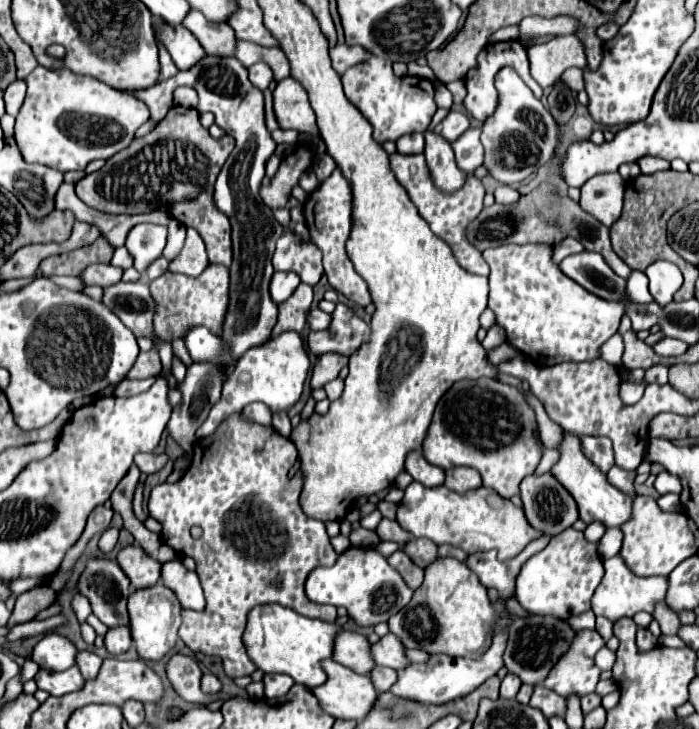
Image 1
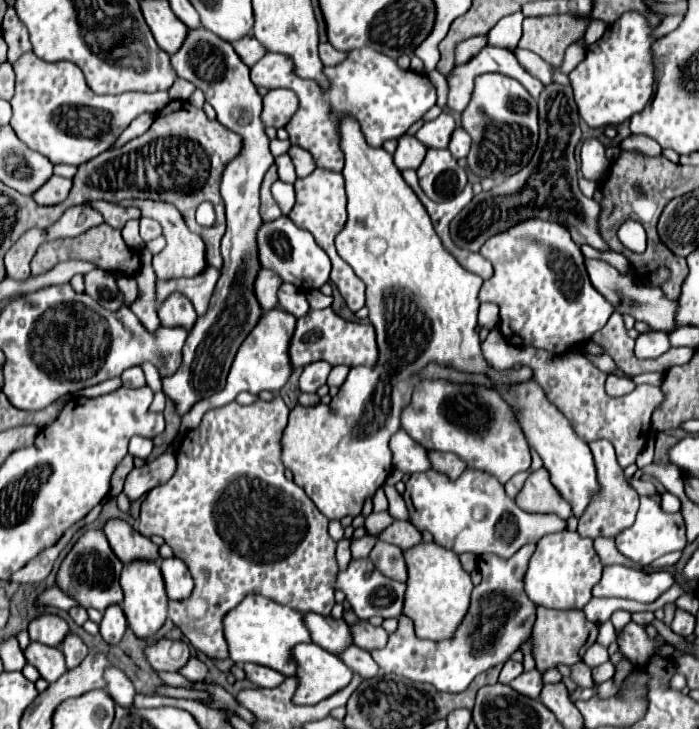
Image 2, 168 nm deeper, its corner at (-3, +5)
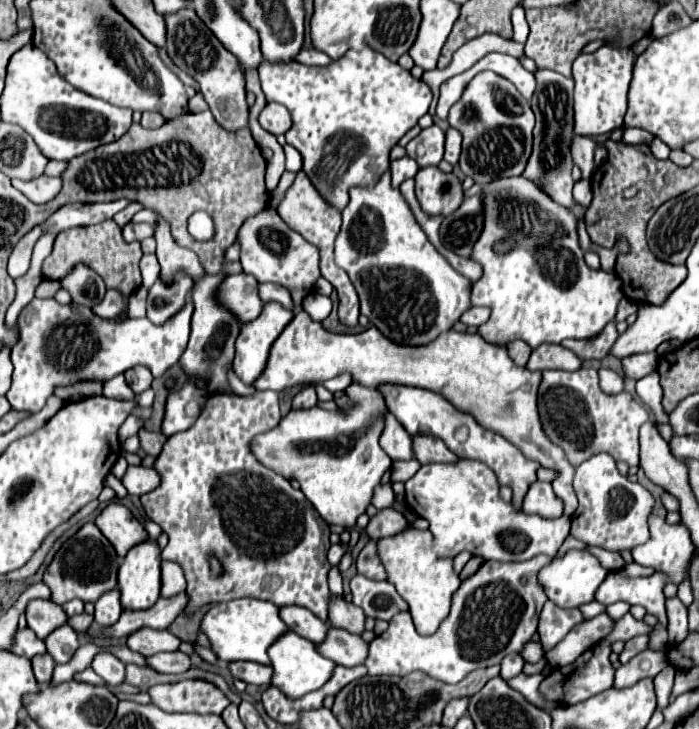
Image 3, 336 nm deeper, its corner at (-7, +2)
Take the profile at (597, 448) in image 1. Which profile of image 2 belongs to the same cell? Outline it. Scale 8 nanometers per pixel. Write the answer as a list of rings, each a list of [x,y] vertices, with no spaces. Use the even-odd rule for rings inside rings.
[[[605,438],[593,440],[593,442],[589,442],[589,448],[595,458],[597,480],[601,482],[601,494],[597,498],[593,498],[593,506],[589,506],[589,510],[585,510],[585,514],[579,518],[577,532],[581,536],[589,536],[593,540],[599,536],[617,536],[621,530],[629,528],[635,522],[635,514],[639,508],[639,496],[625,480],[623,468],[617,464],[615,448],[609,440],[605,440]]]

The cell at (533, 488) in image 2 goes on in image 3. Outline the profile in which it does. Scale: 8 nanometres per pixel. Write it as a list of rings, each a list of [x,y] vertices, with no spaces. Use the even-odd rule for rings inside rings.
[[[535,481],[529,493],[525,495],[521,511],[529,515],[539,515],[545,519],[555,519],[563,515],[563,501],[553,493],[551,483]]]

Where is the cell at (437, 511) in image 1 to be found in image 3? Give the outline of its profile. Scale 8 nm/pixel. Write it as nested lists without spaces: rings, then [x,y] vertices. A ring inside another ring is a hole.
[[[459,459],[455,463],[429,463],[405,483],[407,505],[429,521],[433,549],[439,557],[455,557],[461,551],[495,561],[525,561],[539,553],[555,557],[569,535],[569,517],[543,519],[525,515],[501,501],[495,473],[481,461]]]

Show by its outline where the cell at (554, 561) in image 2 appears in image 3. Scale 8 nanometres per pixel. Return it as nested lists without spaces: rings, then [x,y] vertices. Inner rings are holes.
[[[567,551],[563,557],[555,557],[547,567],[539,573],[539,583],[543,585],[547,597],[559,607],[579,607],[583,603],[591,603],[595,599],[595,591],[607,577],[607,569],[587,551]]]

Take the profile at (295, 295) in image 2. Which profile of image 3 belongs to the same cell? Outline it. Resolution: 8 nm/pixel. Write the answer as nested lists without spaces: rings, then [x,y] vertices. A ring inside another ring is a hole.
[[[261,283],[259,285],[259,297],[261,301],[277,301],[287,309],[293,309],[293,301],[289,301],[289,291],[281,289],[281,285],[273,285],[273,283]]]

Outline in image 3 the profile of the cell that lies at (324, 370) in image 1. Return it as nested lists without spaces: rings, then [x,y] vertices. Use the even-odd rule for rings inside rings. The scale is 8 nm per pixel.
[[[303,387],[295,397],[293,397],[293,409],[311,409],[317,405],[317,395],[313,387]]]

